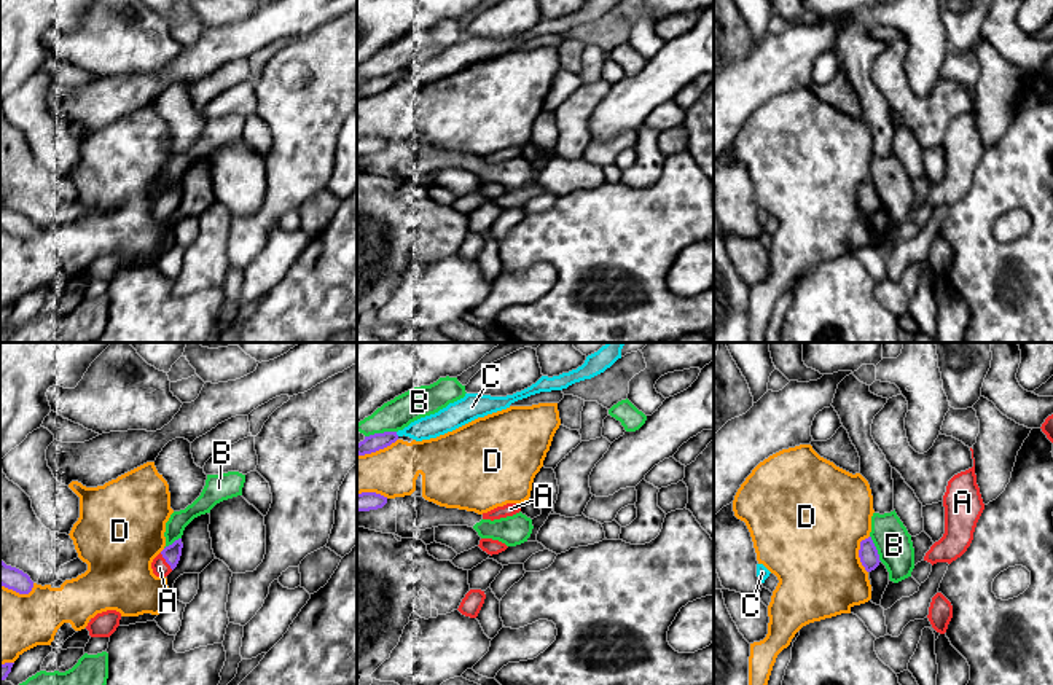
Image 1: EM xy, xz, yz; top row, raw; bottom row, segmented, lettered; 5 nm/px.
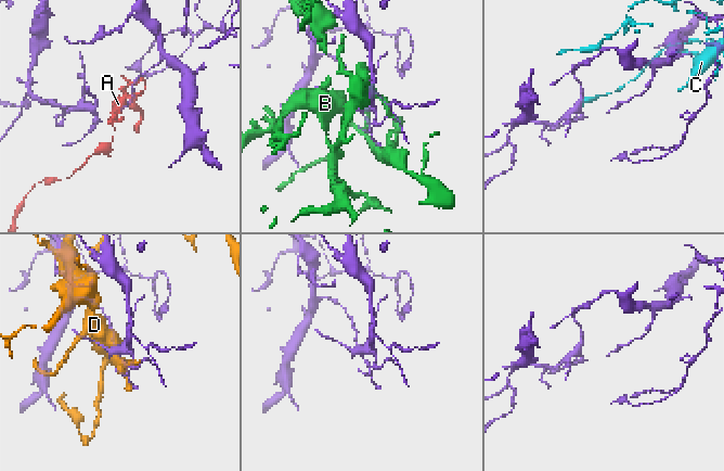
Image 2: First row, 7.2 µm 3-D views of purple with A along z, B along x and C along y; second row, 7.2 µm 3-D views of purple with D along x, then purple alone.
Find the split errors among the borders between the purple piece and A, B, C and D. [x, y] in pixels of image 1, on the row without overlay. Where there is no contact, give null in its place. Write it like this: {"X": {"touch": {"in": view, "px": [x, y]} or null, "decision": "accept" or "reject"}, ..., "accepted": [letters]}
{"A": {"touch": {"in": "xy", "px": [166, 204]}, "decision": "accept"}, "B": {"touch": {"in": "yz", "px": [875, 191]}, "decision": "reject"}, "C": {"touch": {"in": "xz", "px": [395, 77]}, "decision": "reject"}, "D": {"touch": {"in": "yz", "px": [859, 196]}, "decision": "reject"}, "accepted": ["A"]}

